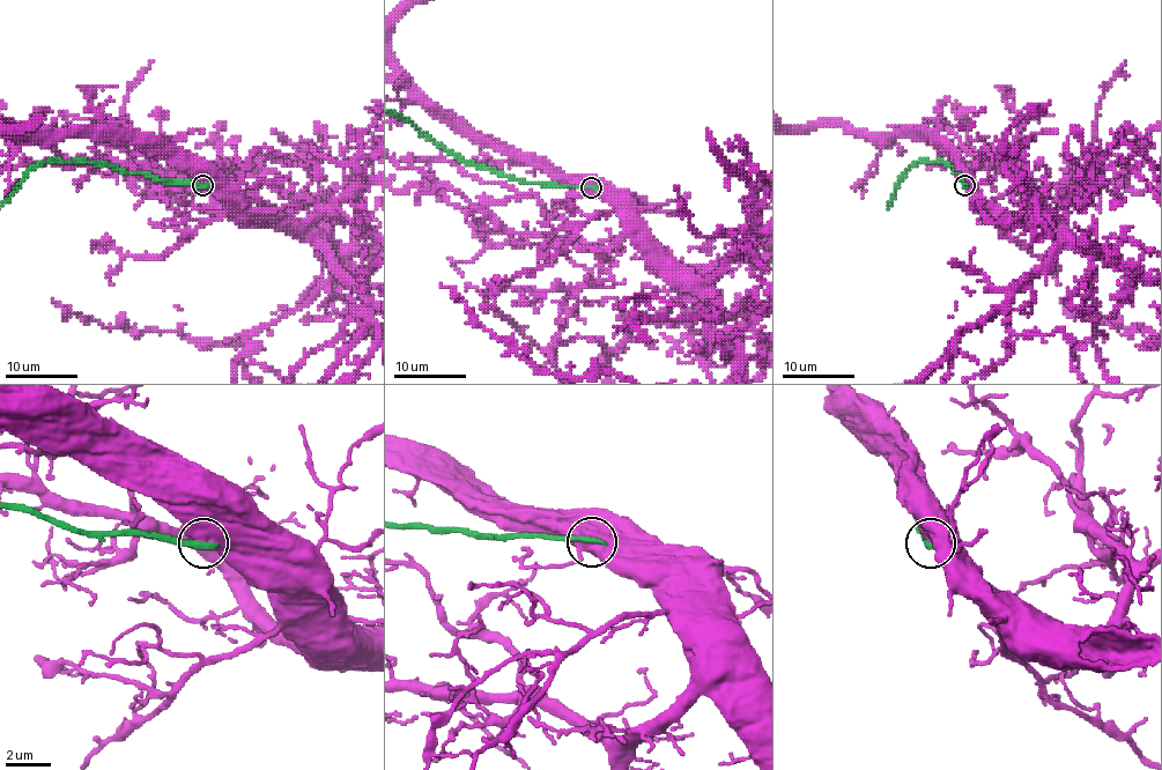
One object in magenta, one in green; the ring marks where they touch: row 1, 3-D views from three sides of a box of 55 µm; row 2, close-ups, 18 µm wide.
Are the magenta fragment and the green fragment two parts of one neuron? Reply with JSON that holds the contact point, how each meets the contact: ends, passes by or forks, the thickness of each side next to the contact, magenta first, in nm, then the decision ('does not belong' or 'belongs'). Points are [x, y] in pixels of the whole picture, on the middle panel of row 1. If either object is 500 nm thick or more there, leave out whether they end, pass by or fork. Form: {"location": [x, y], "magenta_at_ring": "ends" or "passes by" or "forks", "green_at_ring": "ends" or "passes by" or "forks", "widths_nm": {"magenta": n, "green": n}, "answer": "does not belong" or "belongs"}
{"location": [591, 187], "widths_nm": {"magenta": 600, "green": 320}, "answer": "does not belong"}

